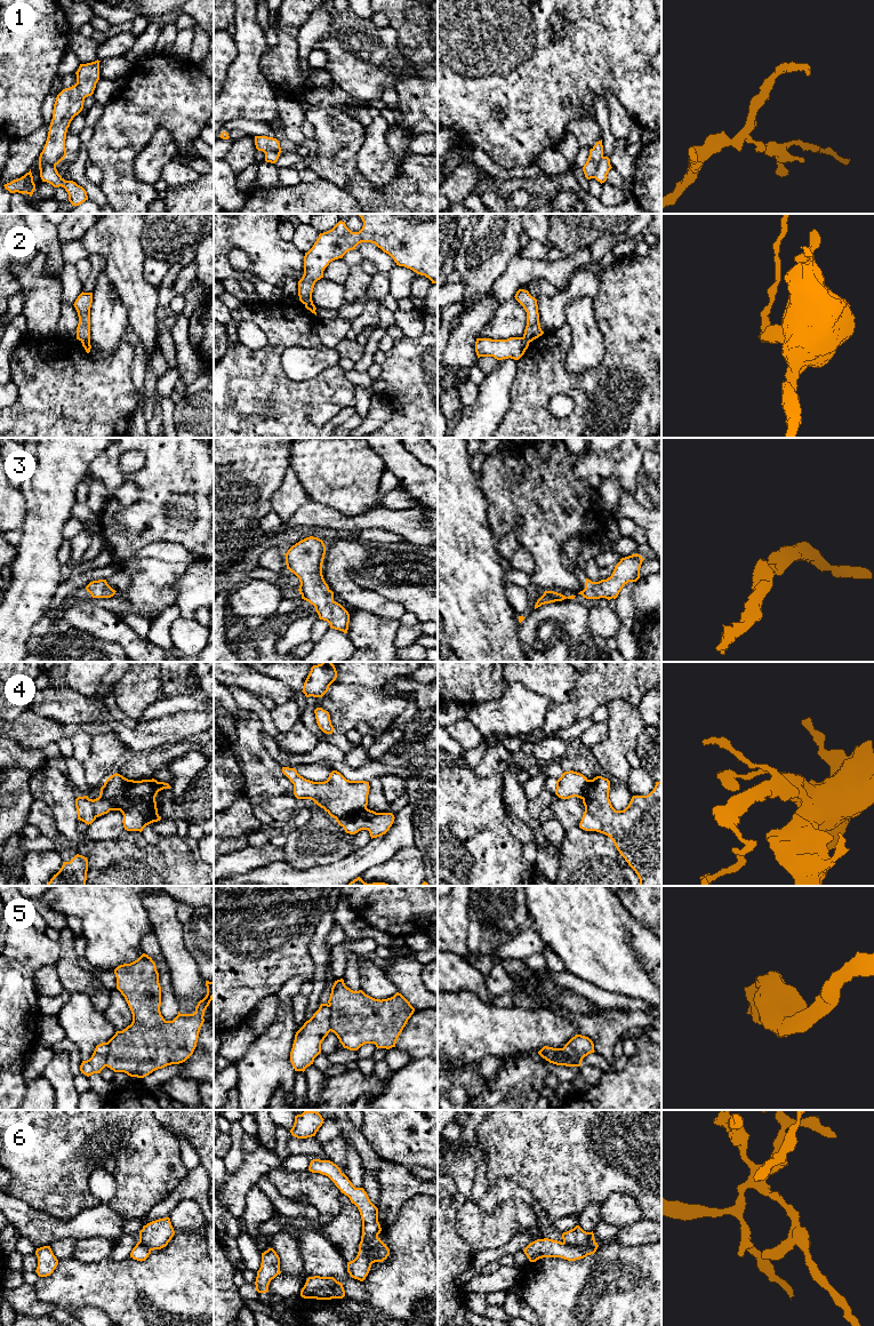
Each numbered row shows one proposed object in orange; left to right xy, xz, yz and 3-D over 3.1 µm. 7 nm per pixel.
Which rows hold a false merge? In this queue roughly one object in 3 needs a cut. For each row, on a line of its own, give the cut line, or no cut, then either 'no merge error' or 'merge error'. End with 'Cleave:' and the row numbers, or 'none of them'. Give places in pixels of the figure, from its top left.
1: yz (603, 157), (594, 177) | merge error
2: xz (312, 302), (305, 304) | merge error
3: no cut | no merge error
4: xy (130, 780), (117, 798), (96, 801), (96, 816) | merge error
5: xz (328, 1005), (331, 1030) | merge error
6: yz (563, 1241), (579, 1246), (595, 1243) | merge error
Cleave: 1, 2, 4, 5, 6

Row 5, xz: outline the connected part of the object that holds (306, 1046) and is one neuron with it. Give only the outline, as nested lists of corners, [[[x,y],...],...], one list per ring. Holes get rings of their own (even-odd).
[[[321,1004],[313,1016],[296,1032],[290,1062],[295,1071],[305,1071],[321,1053],[321,1044],[330,1029],[331,1009],[328,1004]]]

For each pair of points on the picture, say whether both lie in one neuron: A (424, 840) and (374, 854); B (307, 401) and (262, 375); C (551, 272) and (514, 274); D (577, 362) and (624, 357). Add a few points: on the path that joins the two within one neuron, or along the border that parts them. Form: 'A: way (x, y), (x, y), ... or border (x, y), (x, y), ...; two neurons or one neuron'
A: border (411, 816), (416, 845); two neurons
B: way (296, 401), (288, 401), (273, 386); one neuron
C: way (542, 272), (523, 272); one neuron
D: border (601, 333), (603, 357), (579, 376); two neurons

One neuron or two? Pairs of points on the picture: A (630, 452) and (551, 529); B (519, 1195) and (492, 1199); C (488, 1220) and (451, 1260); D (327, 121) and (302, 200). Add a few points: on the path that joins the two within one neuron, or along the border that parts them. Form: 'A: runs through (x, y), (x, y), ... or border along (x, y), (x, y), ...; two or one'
A: runs through (606, 465), (595, 469), (559, 505); one
B: runs through (512, 1193), (499, 1193); one
C: border along (455, 1219), (457, 1232), (475, 1251); two
D: border along (319, 177), (334, 183), (343, 190); two

